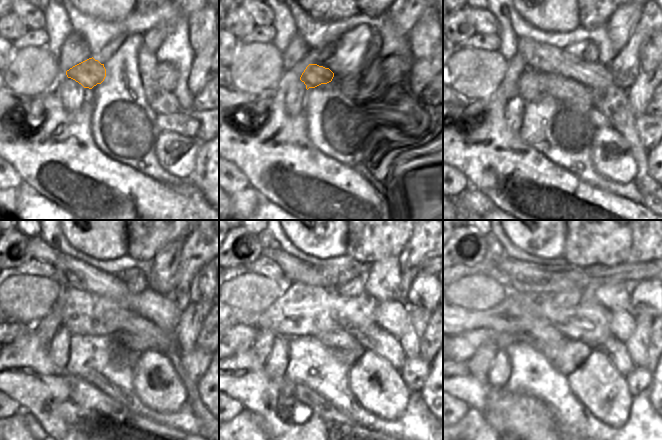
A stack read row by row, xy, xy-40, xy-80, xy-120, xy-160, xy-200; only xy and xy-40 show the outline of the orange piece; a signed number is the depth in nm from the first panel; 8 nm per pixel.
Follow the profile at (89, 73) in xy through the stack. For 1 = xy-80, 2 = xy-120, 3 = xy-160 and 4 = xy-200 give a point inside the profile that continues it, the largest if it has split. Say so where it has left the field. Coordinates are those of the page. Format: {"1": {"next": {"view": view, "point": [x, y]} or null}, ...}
{"1": {"next": {"view": "xy-80", "point": [569, 91]}}, "2": {"next": {"view": "xy-120", "point": [138, 333]}}, "3": {"next": {"view": "xy-160", "point": [373, 337]}}, "4": {"next": {"view": "xy-200", "point": [616, 351]}}}

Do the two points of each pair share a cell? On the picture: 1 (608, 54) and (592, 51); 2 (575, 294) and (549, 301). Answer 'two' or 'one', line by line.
1: two
2: one

